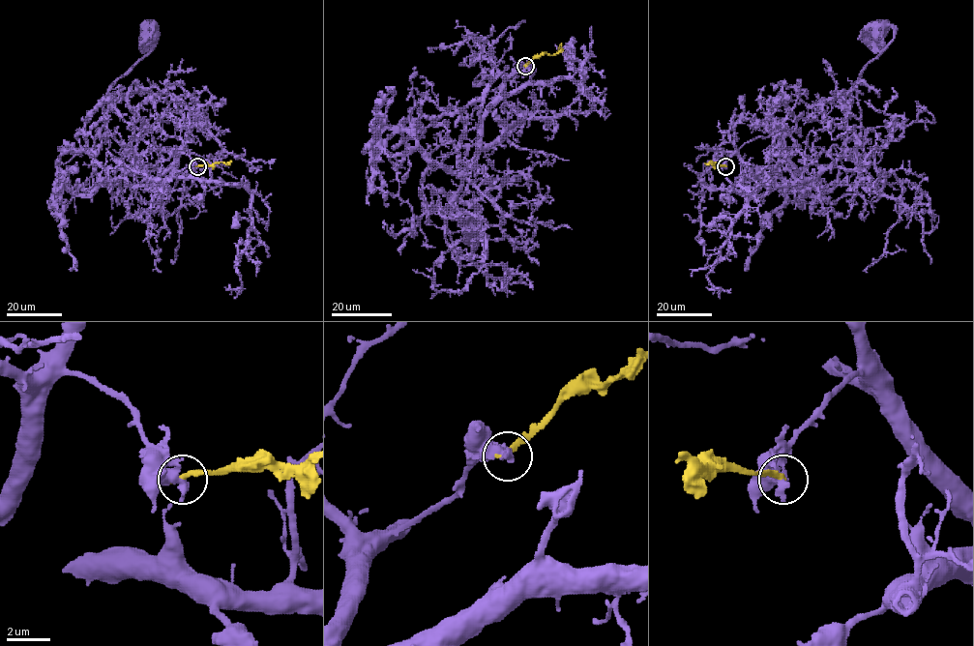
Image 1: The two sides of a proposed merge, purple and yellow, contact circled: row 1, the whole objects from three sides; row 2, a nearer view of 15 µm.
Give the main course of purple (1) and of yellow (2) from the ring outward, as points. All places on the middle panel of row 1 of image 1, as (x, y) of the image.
1: (525, 66), (482, 122), (457, 194), (424, 212), (448, 212), (476, 231)
2: (525, 66), (545, 53), (555, 54), (562, 44)

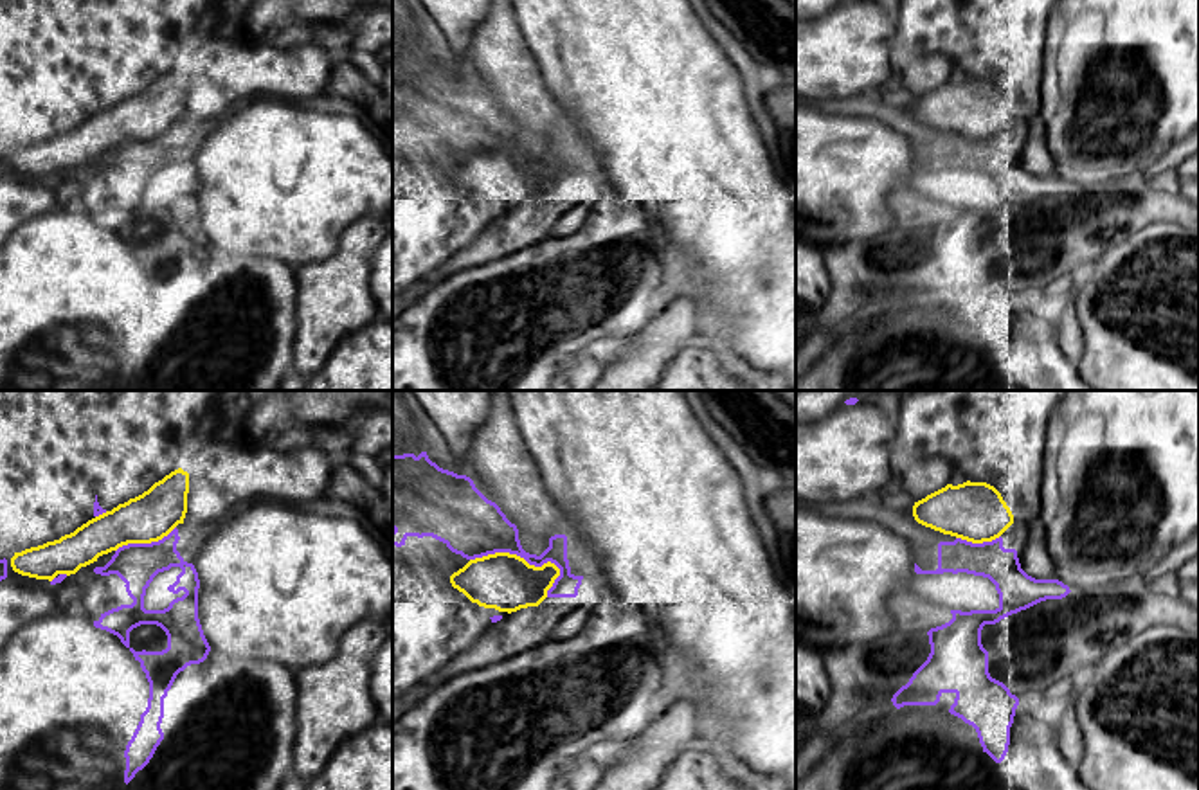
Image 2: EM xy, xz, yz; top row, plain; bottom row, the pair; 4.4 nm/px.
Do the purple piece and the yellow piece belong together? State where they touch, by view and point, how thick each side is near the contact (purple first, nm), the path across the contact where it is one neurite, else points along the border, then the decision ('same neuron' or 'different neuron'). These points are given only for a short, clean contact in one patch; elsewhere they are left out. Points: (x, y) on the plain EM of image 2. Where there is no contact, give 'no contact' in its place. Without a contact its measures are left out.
xz (517, 152) | 280/260 nm | different neuron

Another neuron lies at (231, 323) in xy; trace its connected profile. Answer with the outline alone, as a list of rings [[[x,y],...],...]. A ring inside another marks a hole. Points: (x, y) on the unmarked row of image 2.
[[[211,245],[203,259],[176,272],[160,326],[164,337],[124,391],[286,391],[299,335],[295,268]]]

